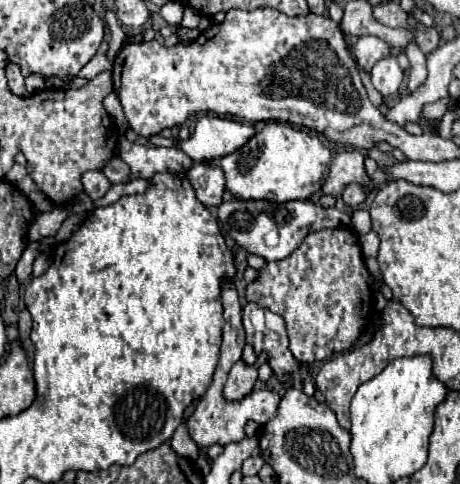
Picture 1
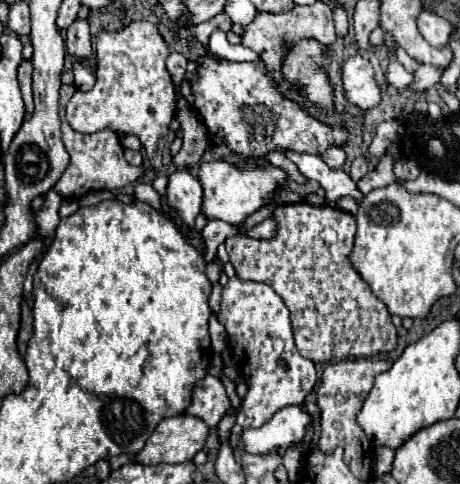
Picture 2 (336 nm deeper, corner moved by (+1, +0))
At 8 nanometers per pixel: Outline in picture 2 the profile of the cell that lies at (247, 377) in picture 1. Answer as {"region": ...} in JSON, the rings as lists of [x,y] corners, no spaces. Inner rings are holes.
{"region":[[[206,376],[192,386],[192,400],[184,414],[202,418],[210,428],[218,426],[226,410],[230,408],[230,398],[220,378]]]}

